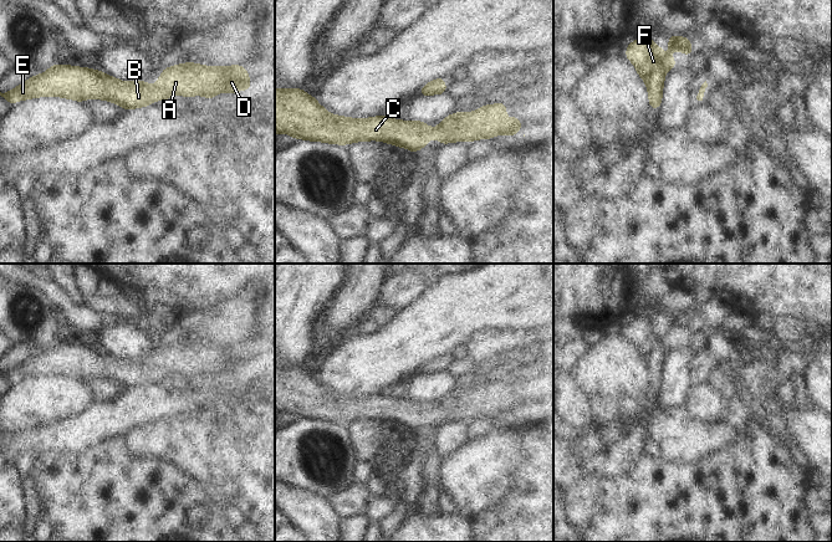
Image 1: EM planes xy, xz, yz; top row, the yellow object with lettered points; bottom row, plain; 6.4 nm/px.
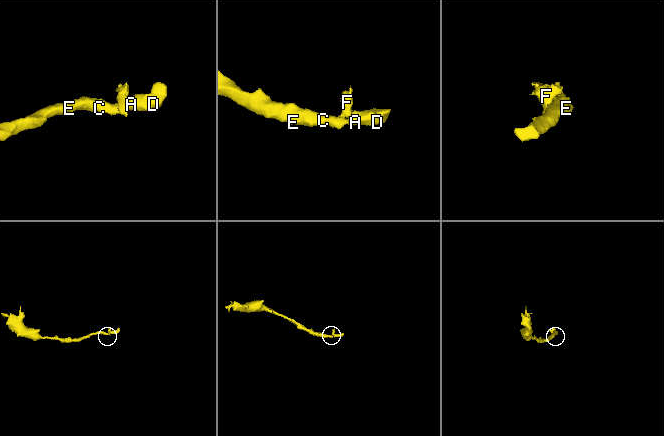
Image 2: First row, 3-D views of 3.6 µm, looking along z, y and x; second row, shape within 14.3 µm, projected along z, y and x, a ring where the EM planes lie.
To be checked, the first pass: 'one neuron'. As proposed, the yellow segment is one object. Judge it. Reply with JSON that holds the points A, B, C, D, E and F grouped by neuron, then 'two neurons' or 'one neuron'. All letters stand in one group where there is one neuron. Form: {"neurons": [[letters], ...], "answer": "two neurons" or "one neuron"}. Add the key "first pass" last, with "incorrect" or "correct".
{"neurons": [["A", "B", "C", "D", "E", "F"]], "answer": "one neuron", "first pass": "correct"}

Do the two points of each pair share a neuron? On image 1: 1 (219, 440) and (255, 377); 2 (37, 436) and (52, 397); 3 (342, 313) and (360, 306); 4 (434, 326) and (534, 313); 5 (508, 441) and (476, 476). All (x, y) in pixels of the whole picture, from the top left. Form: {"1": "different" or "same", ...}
{"1": "different", "2": "different", "3": "same", "4": "same", "5": "same"}

